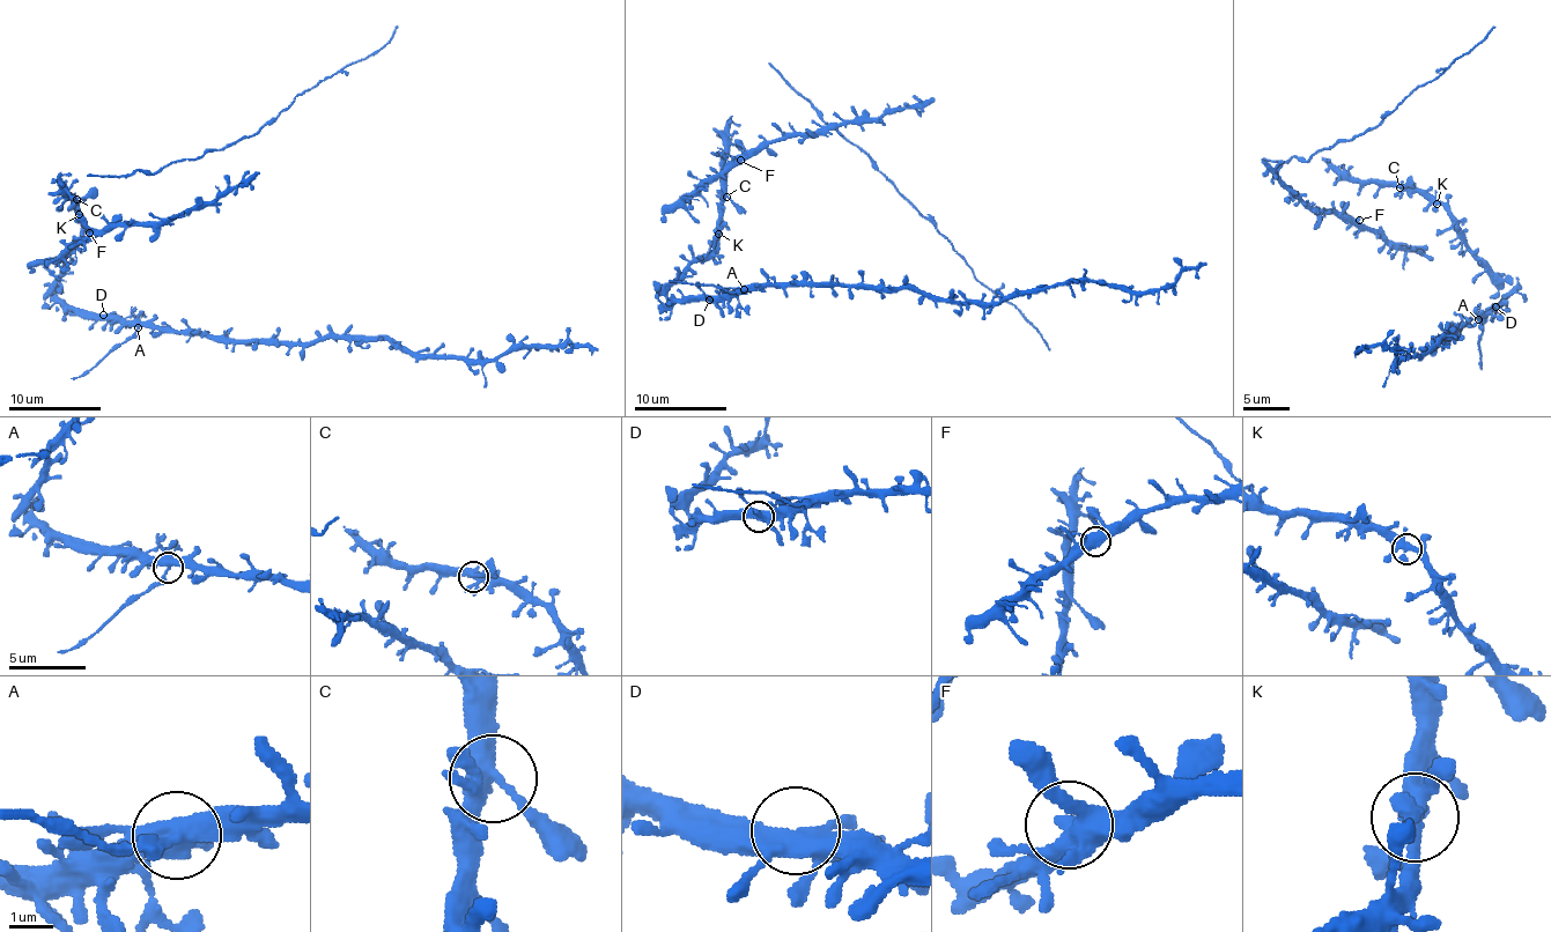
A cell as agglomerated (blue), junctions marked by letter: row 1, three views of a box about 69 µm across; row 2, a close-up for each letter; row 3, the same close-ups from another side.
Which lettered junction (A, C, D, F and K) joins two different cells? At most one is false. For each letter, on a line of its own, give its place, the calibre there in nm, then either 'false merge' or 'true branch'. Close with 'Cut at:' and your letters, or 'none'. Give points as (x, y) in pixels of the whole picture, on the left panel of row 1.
A: at (138, 327); 400 nm thick; false merge
C: at (76, 199); 400 nm thick; true branch
D: at (103, 315); 440 nm thick; true branch
F: at (89, 232); 400 nm thick; true branch
K: at (79, 214); 400 nm thick; true branch
Cut at: A

